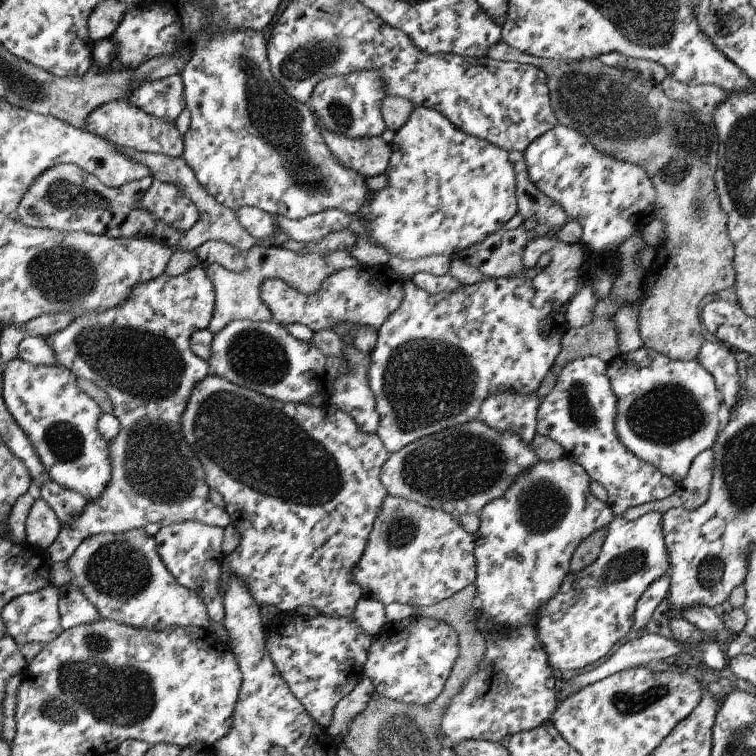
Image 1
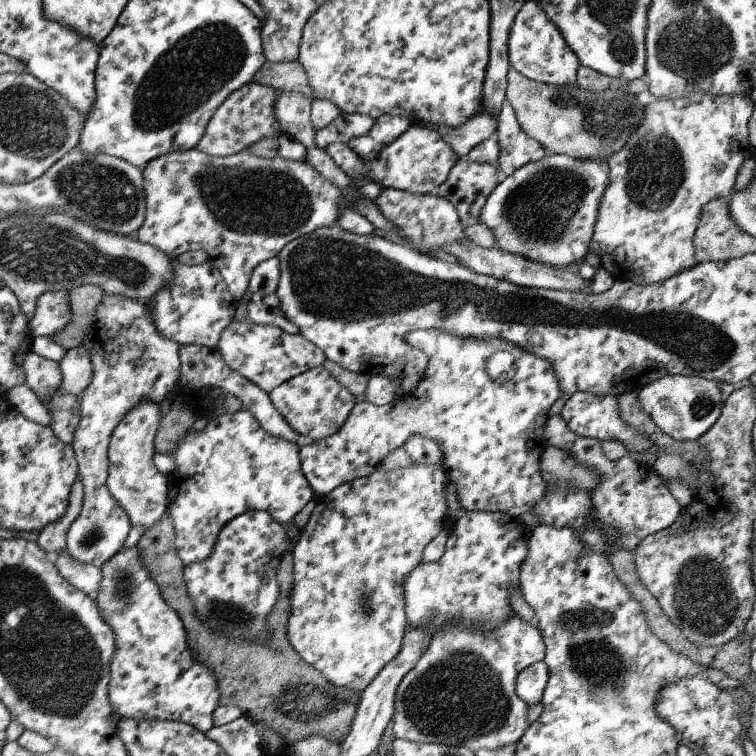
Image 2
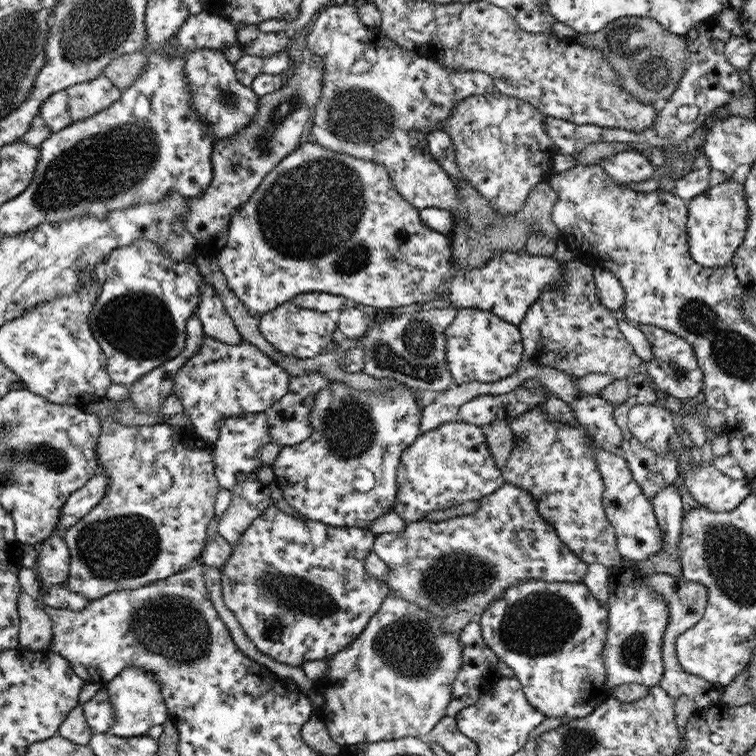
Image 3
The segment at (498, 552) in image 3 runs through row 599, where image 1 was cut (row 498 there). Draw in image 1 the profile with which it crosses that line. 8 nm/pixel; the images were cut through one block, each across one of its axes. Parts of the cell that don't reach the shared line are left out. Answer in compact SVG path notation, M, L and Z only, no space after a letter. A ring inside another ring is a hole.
M475 419L418 438L388 454L379 480L386 494L447 512L458 520L463 514L479 513L487 502L503 496L511 482L537 462L535 452L517 434L493 430Z

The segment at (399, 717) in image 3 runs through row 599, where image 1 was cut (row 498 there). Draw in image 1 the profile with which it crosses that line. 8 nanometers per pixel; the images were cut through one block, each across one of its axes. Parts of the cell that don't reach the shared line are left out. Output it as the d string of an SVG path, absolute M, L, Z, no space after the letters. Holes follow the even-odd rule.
M385 494L369 532L365 550L359 562L351 568L351 580L359 586L361 598L372 598L383 606L391 603L412 607L431 606L463 590L465 586L474 584L476 564L473 548L474 535L467 534L451 514L421 506L413 500L403 500L399 496Z

